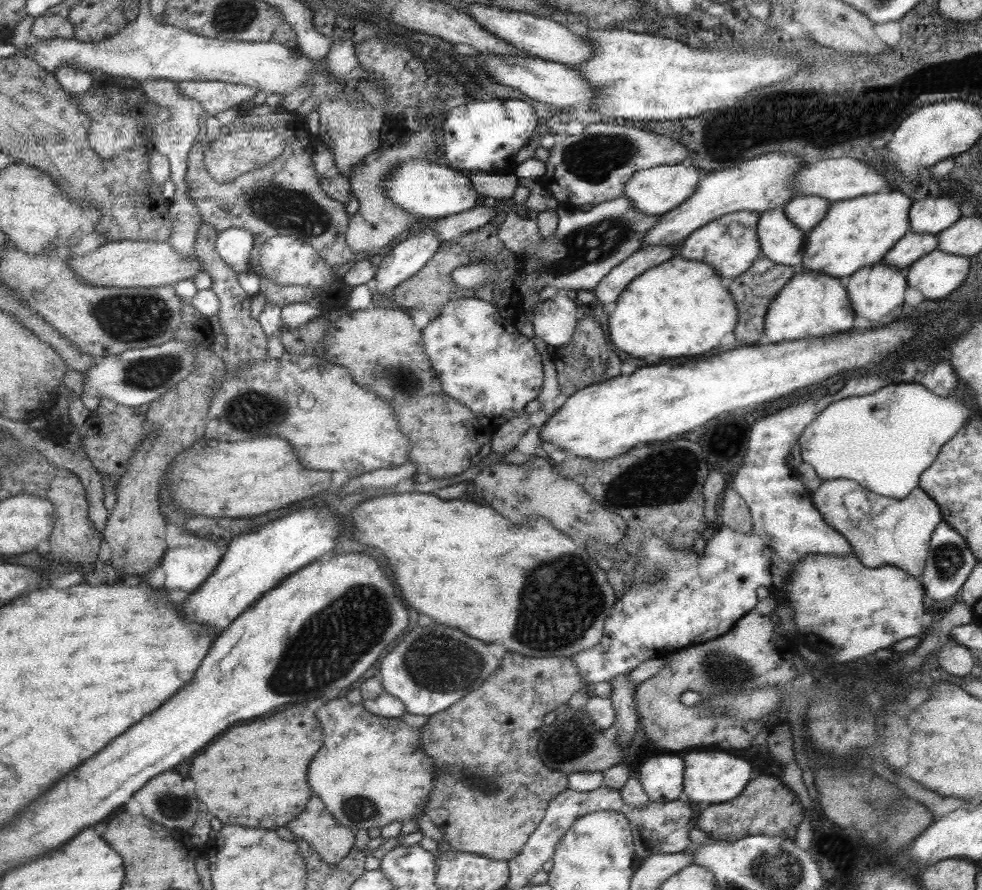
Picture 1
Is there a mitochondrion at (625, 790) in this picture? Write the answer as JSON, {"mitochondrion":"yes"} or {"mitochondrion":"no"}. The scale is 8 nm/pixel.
{"mitochondrion":"no"}

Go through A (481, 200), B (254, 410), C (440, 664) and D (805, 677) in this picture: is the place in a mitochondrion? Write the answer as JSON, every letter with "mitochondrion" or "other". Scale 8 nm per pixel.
{"A":"other","B":"mitochondrion","C":"mitochondrion","D":"other"}

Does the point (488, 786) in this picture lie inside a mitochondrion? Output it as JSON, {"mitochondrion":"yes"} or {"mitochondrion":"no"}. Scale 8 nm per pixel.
{"mitochondrion":"yes"}

